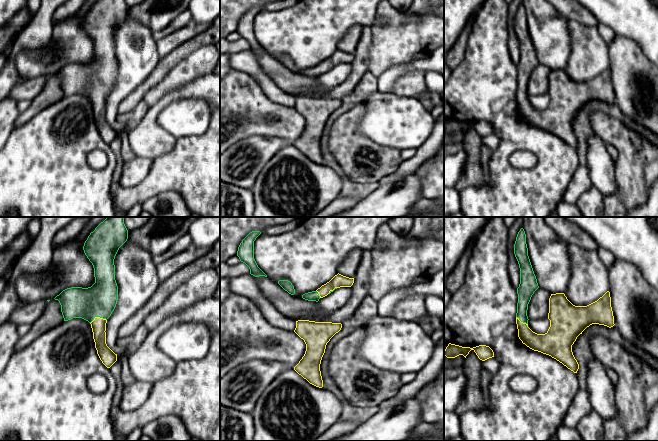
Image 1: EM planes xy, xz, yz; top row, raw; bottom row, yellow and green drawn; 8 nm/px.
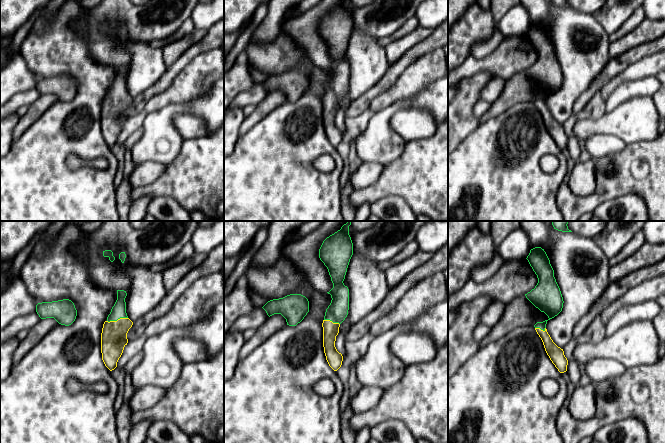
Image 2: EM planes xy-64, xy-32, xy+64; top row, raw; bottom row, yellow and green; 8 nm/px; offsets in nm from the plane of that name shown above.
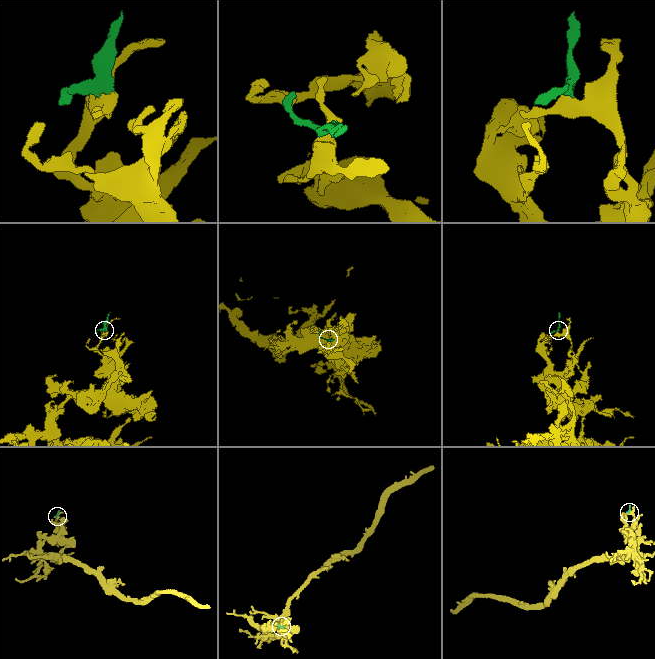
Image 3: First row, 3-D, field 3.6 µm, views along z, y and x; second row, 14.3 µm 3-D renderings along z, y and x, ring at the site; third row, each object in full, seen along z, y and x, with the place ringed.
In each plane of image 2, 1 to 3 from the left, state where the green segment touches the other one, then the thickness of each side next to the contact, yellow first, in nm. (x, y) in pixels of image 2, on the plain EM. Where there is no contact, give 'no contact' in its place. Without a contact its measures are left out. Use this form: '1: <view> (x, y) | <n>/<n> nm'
1: xy-64 (118, 95) | 200/120 nm
2: xy-32 (331, 97) | 130/170 nm
3: xy+64 (540, 105) | 120/220 nm

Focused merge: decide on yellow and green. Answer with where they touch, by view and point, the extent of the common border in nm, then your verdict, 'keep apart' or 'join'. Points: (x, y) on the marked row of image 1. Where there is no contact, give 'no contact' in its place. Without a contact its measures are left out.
contact xy (97, 317); length 140 nm; join

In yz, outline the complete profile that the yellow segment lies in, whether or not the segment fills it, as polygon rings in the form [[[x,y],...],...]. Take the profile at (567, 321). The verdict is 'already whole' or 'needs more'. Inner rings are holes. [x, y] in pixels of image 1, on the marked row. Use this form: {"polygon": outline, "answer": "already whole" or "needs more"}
{"polygon": [[[523,228],[517,234],[514,254],[520,268],[520,284],[517,288],[518,303],[516,324],[518,337],[527,347],[556,359],[577,373],[579,364],[572,352],[577,337],[592,324],[613,327],[614,316],[610,292],[587,306],[575,306],[564,293],[551,294],[549,298],[550,327],[545,334],[537,334],[528,327],[528,304],[539,288],[526,244]]], "answer": "needs more"}

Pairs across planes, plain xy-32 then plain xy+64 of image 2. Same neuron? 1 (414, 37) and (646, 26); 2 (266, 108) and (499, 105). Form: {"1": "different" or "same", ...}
{"1": "same", "2": "same"}

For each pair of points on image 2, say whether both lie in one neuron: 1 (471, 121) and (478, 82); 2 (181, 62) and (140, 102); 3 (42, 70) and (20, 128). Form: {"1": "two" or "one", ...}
{"1": "one", "2": "one", "3": "two"}

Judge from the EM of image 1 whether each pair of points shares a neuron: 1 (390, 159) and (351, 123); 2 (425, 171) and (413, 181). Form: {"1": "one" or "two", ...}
{"1": "one", "2": "two"}

